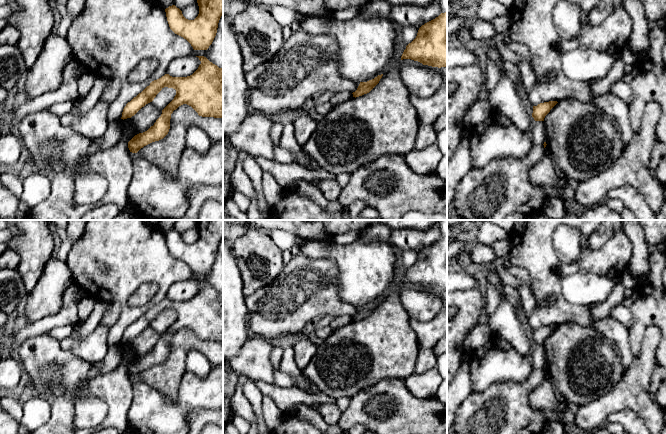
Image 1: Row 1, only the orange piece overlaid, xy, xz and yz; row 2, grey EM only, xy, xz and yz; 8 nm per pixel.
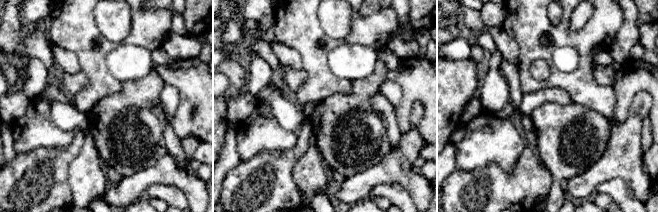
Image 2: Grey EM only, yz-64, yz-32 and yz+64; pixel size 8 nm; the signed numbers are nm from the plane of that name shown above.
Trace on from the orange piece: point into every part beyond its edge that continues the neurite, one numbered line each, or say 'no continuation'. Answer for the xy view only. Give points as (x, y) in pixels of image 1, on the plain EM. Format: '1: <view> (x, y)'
no continuation

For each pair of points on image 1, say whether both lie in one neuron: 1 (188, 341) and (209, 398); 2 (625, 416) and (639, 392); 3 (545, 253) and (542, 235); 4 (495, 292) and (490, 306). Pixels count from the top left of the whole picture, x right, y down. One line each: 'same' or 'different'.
1: different
2: different
3: same
4: same

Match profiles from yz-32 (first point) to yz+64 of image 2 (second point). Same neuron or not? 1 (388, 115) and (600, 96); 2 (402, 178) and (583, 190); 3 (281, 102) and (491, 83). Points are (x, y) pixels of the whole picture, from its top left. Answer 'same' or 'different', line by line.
1: same
2: same
3: same

